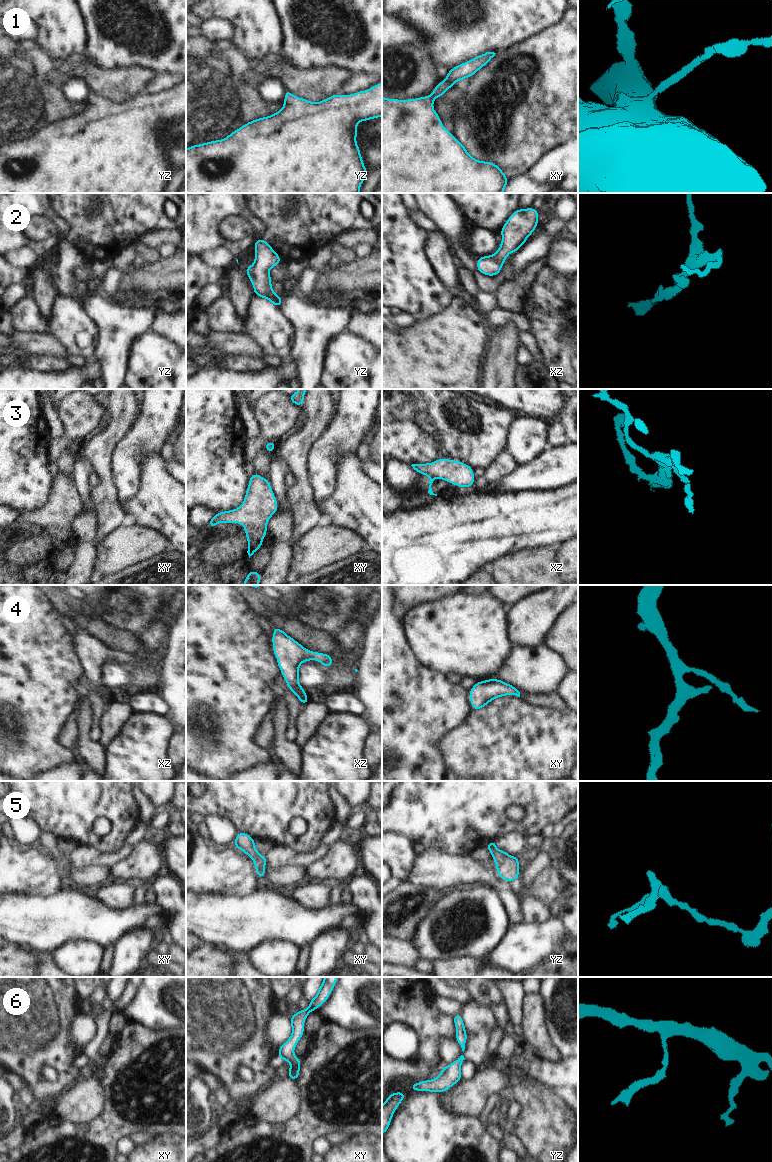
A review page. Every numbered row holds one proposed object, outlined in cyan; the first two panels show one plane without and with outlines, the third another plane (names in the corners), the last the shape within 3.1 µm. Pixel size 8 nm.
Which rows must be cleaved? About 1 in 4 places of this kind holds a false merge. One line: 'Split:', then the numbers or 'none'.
Split: none

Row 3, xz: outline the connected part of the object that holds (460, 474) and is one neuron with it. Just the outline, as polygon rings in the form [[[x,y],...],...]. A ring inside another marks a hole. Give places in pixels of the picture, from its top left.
[[[440,458],[433,463],[412,464],[411,466],[416,472],[427,475],[430,478],[428,490],[430,495],[437,496],[431,488],[435,478],[443,479],[453,485],[465,488],[473,487],[475,480],[473,468],[457,460]]]

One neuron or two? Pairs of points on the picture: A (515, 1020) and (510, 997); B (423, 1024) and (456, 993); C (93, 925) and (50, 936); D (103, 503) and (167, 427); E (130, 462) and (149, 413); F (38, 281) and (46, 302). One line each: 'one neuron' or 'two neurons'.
A: one neuron
B: two neurons
C: one neuron
D: two neurons
E: one neuron
F: one neuron

